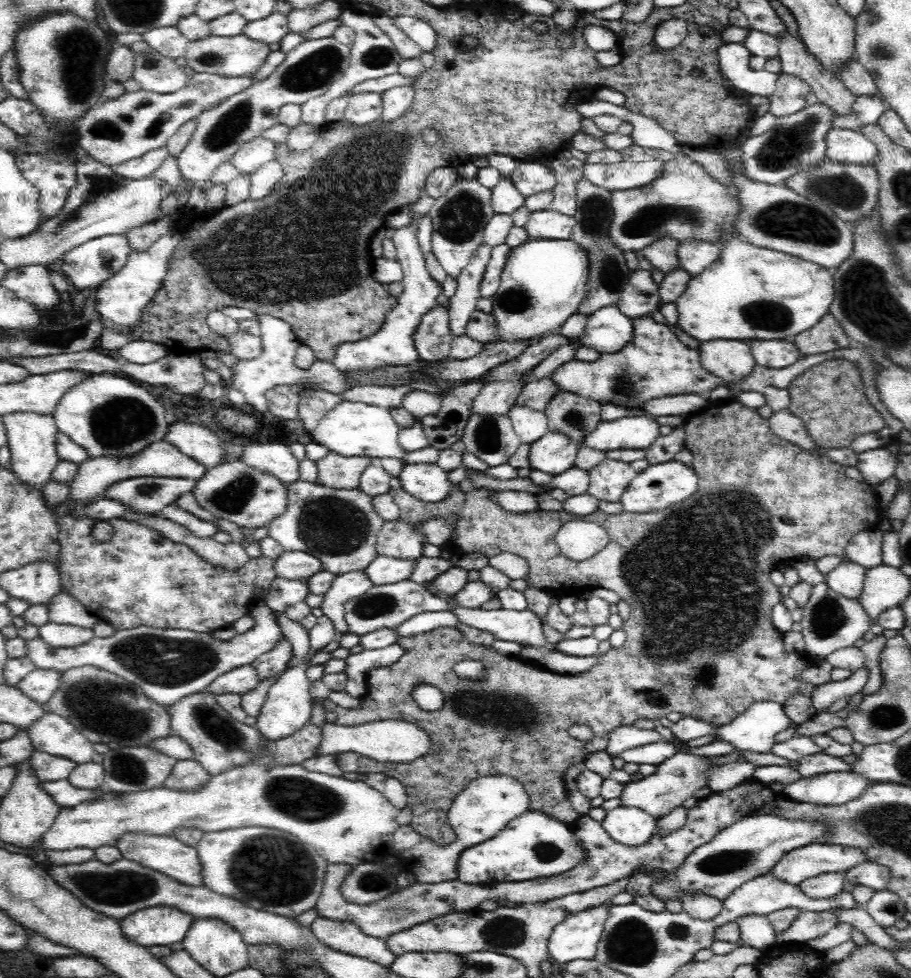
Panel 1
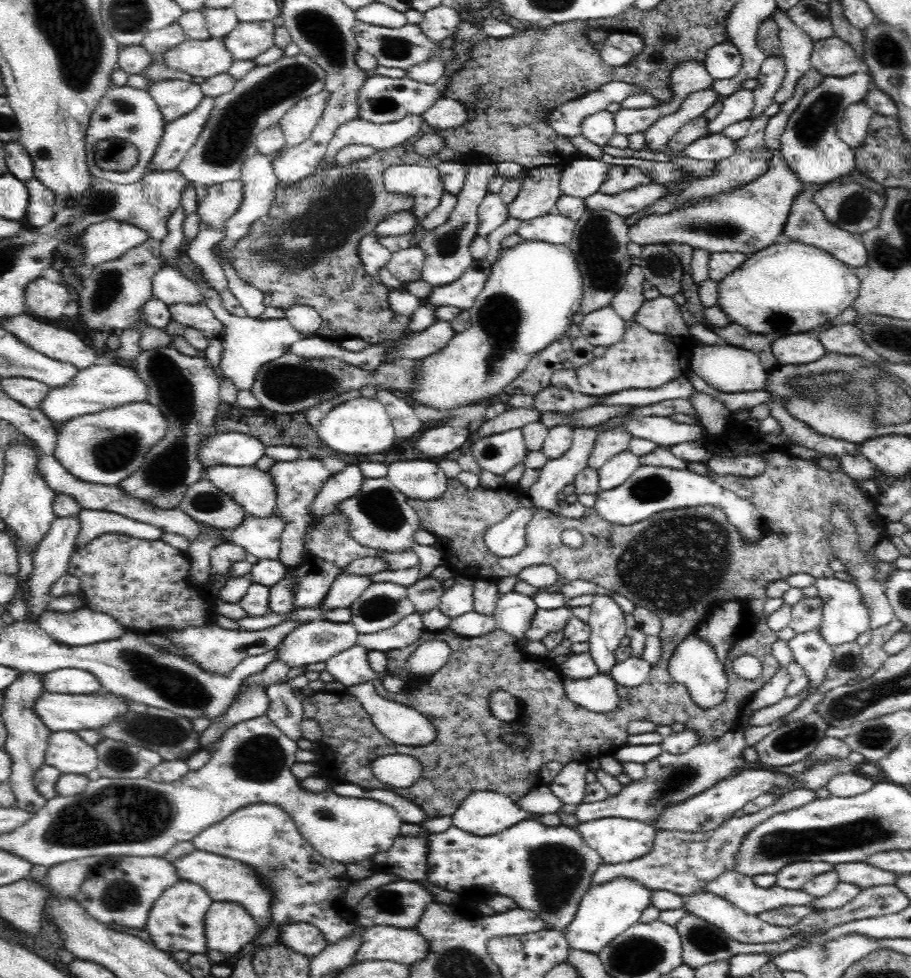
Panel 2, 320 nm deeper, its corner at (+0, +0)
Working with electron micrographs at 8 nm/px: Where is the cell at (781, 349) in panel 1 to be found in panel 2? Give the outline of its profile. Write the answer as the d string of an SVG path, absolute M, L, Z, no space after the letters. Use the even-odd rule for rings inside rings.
M788 334L771 346L777 362L782 362L780 365L807 365L826 354L822 342L810 334Z

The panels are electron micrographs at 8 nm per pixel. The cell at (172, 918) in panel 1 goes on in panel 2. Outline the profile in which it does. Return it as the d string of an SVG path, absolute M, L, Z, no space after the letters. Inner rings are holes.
M180 879L167 888L148 913L145 929L150 932L157 949L186 950L192 954L207 954L205 916L214 902L210 895L195 882Z

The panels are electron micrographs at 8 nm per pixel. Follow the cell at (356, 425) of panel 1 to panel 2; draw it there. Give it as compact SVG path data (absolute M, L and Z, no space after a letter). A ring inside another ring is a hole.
M358 396L334 406L321 420L317 435L324 445L342 454L376 454L392 446L395 439L395 428L386 412L385 406L378 398Z

